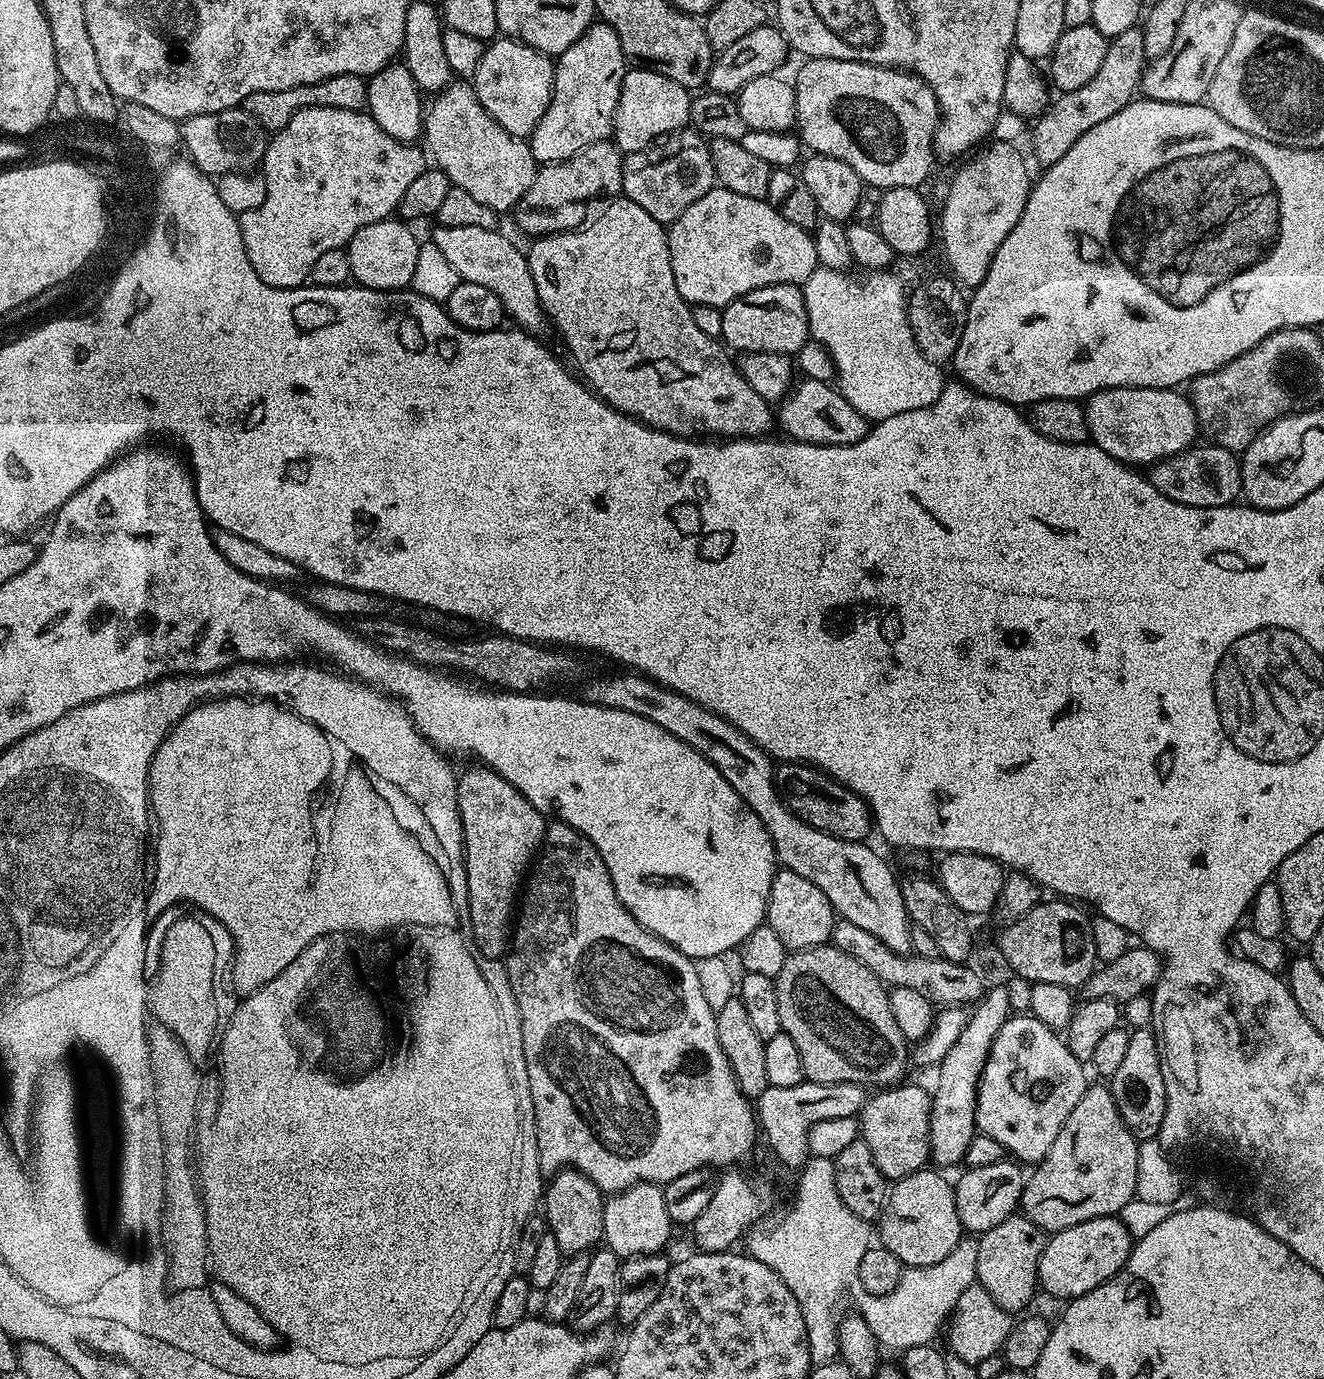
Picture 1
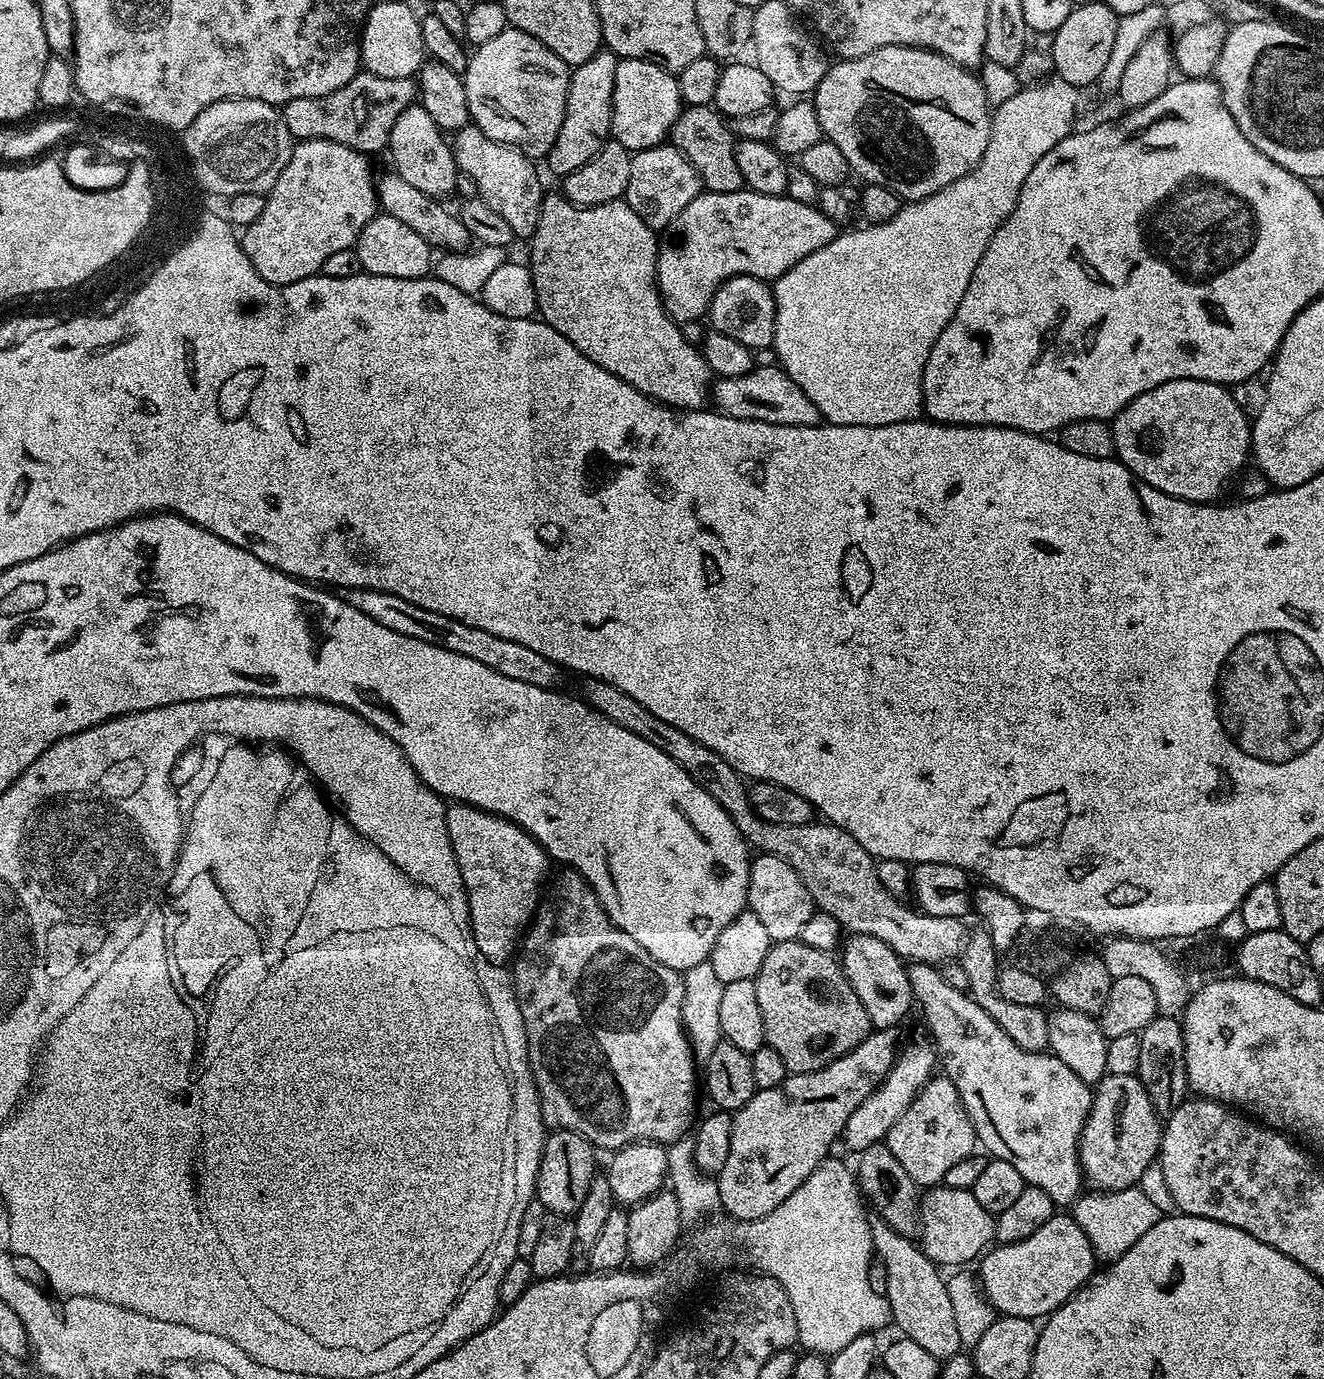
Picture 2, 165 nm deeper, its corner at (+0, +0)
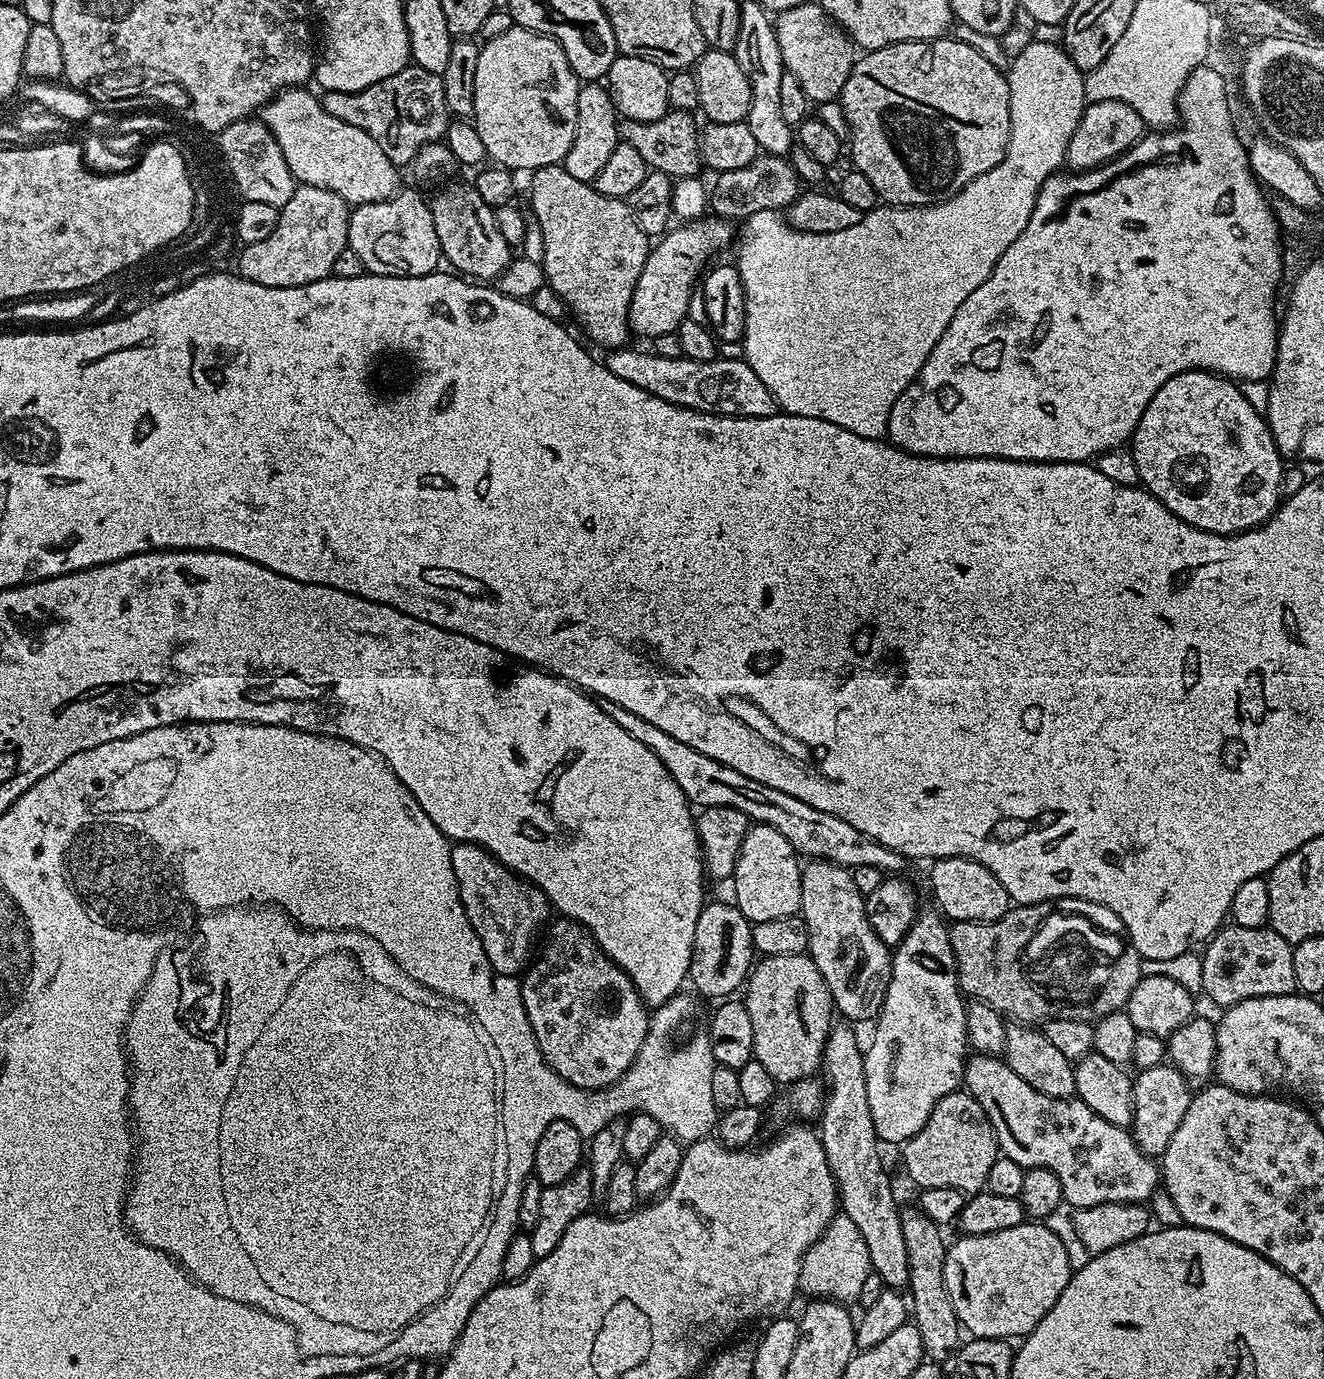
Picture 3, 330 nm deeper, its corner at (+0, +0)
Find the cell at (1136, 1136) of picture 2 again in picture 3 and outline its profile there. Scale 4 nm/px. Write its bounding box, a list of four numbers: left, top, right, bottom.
[1132,1063,1193,1157]

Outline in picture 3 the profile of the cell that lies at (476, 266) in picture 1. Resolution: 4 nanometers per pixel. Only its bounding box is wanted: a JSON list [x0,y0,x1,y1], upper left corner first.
[262,86,401,206]

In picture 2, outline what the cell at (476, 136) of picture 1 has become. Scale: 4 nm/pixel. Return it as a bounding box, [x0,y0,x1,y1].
[451,122,546,242]

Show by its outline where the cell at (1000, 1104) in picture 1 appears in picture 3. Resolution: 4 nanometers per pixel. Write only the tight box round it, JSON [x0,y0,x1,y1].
[963,1055,1162,1208]

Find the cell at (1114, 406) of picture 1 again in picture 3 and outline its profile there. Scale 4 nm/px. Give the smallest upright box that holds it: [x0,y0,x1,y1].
[1130,370,1286,536]

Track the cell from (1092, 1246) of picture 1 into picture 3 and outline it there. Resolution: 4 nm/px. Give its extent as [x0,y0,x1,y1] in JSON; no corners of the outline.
[944,1222,1073,1338]

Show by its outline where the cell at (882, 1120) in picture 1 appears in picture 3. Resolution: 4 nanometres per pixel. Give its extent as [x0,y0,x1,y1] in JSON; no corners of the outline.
[904,1090,998,1194]

